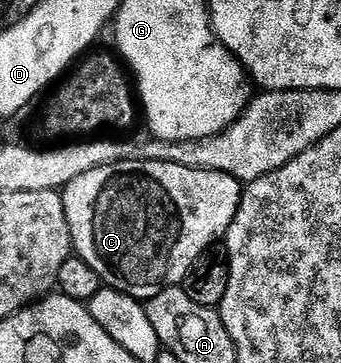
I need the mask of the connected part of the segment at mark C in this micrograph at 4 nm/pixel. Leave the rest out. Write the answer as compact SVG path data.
M128 159L115 165L103 165L99 169L91 169L91 173L83 173L83 177L75 177L75 181L71 181L61 191L61 200L63 209L67 213L67 223L71 229L76 258L87 261L87 265L91 265L91 269L95 269L95 273L99 273L104 286L114 287L117 291L144 301L163 293L168 287L184 284L185 278L191 273L193 264L199 261L199 257L218 241L224 240L225 234L229 232L231 221L235 221L235 213L241 204L242 194L243 184L227 173L187 169L183 165L175 165L167 161Z

